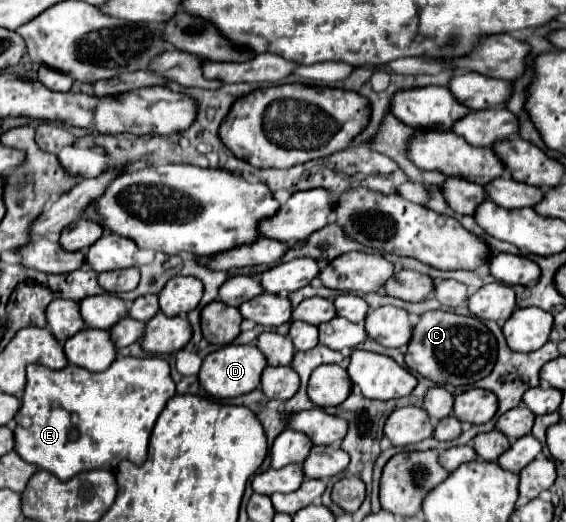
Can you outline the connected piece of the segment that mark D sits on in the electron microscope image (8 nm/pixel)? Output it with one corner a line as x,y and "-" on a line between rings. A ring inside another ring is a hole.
228,344
216,352
210,352
204,362
202,368
198,372
198,380
200,386
214,398
234,398
234,396
242,396
252,392
258,382
260,382
260,374
266,368
266,360
264,354
254,346
254,344

